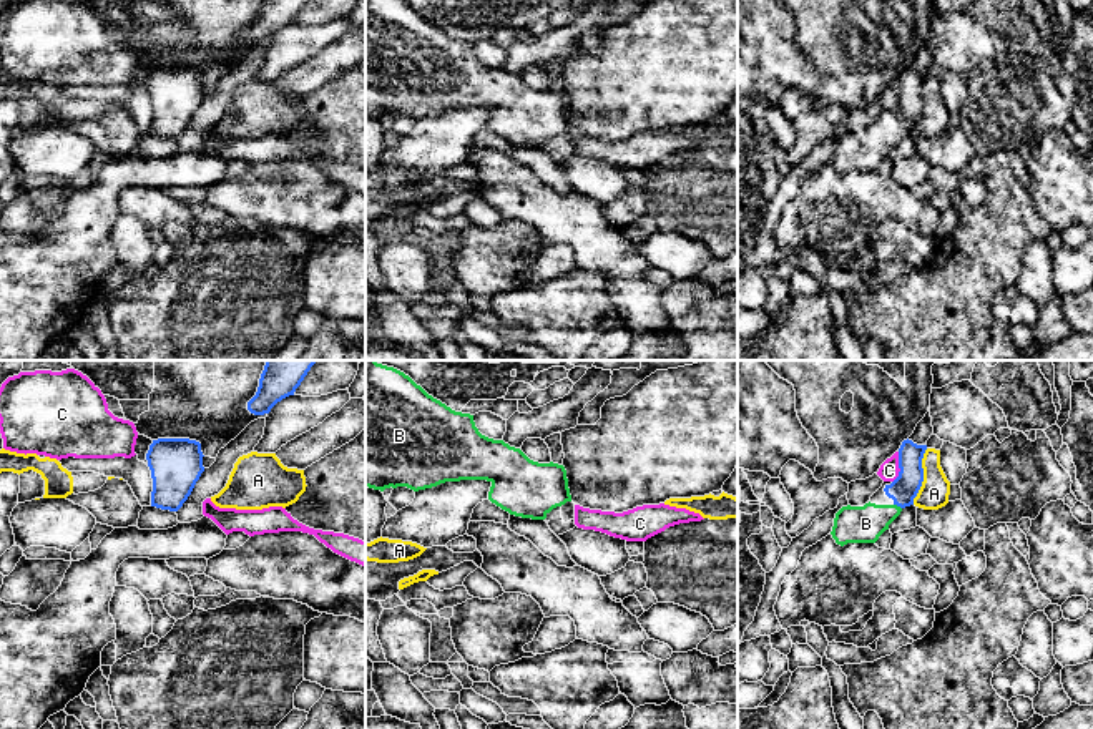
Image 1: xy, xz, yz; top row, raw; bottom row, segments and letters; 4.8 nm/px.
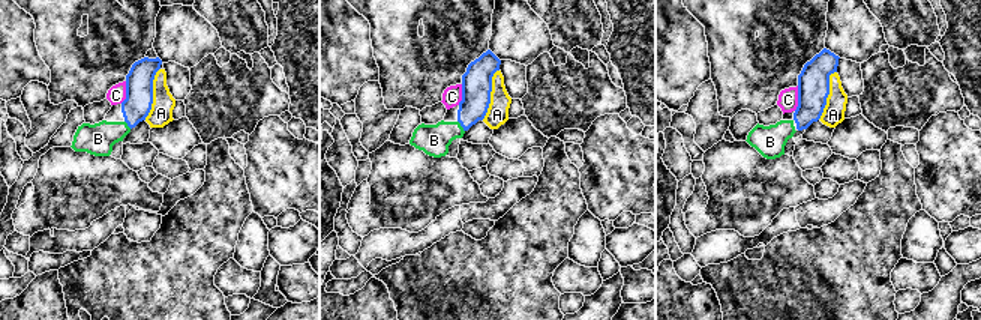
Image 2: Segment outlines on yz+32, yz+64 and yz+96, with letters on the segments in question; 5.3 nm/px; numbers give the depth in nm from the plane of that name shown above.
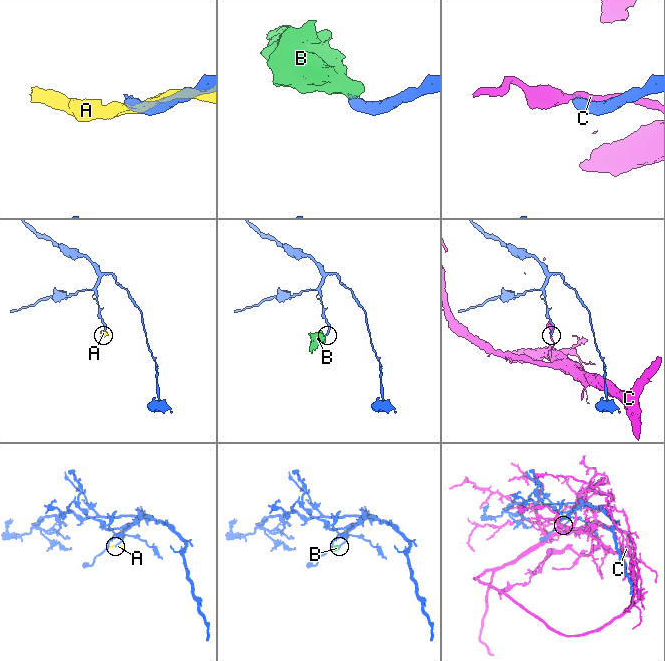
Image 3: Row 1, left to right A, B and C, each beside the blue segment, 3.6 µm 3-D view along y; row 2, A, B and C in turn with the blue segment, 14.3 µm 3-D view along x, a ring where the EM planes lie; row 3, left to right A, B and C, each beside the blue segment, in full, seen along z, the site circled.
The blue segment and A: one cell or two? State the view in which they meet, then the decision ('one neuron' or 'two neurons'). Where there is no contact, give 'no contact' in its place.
meets blue in yz; two neurons

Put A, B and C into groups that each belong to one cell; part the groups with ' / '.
A / B / C

